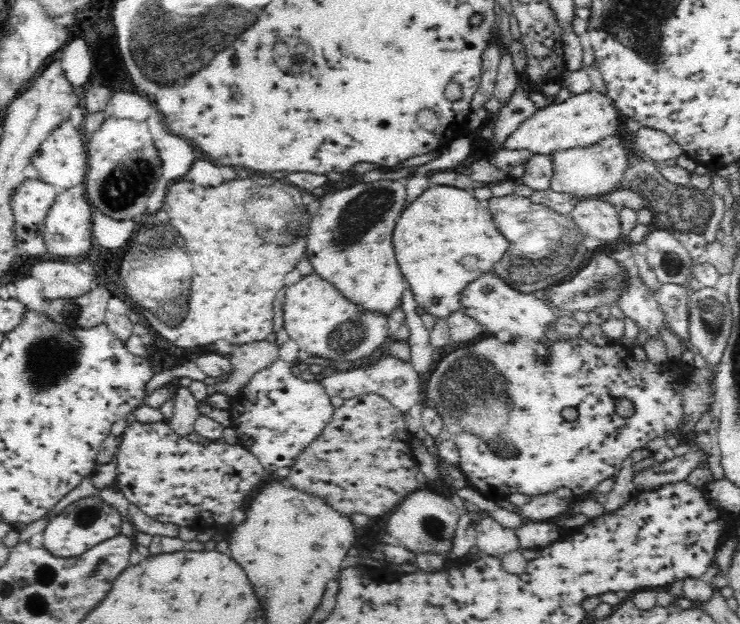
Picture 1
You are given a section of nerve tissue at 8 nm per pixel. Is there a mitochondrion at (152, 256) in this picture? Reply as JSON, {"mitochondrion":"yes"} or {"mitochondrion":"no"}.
{"mitochondrion":"yes"}

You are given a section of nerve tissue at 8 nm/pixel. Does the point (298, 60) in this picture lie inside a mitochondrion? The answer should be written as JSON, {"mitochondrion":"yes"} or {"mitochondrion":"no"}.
{"mitochondrion":"no"}

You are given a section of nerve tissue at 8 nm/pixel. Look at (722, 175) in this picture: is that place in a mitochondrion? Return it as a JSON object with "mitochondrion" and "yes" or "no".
{"mitochondrion":"no"}

